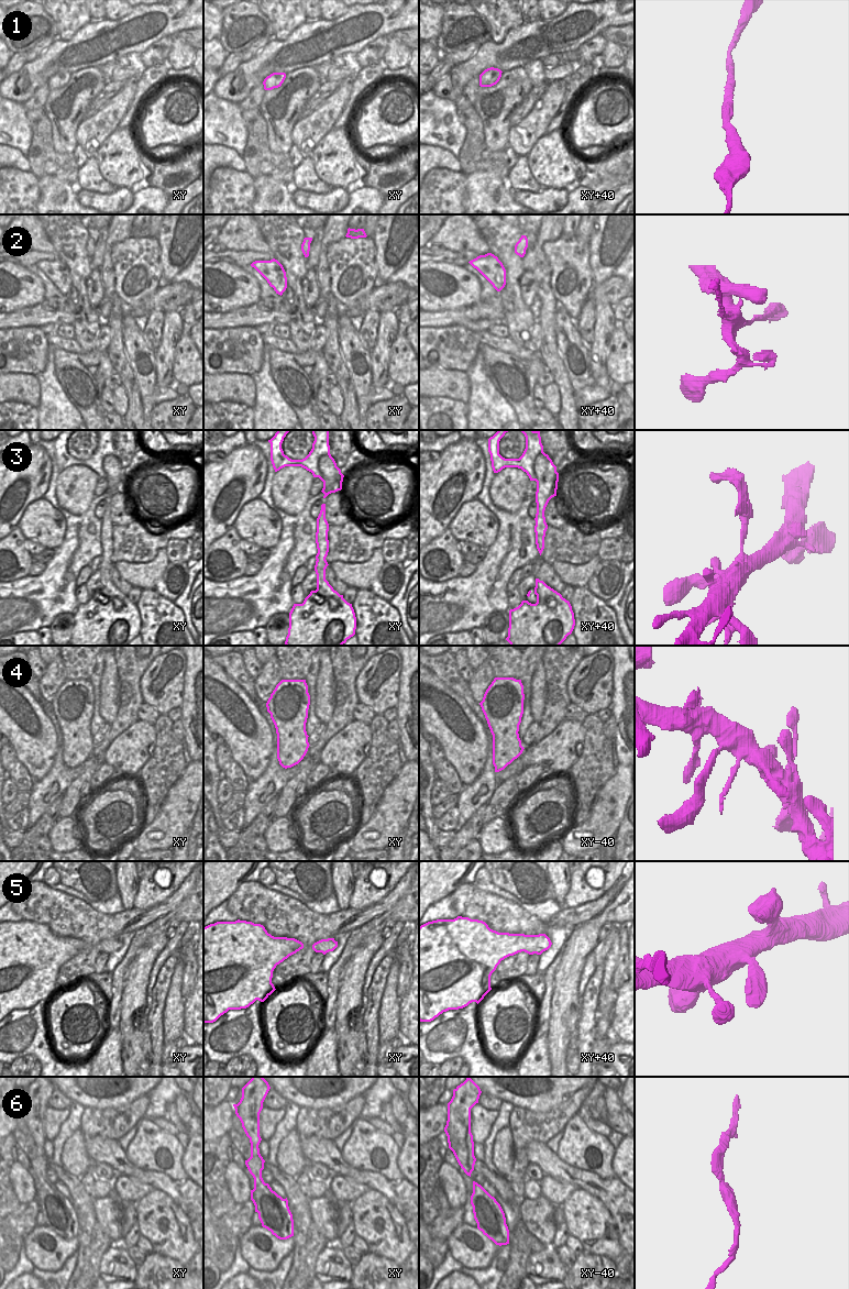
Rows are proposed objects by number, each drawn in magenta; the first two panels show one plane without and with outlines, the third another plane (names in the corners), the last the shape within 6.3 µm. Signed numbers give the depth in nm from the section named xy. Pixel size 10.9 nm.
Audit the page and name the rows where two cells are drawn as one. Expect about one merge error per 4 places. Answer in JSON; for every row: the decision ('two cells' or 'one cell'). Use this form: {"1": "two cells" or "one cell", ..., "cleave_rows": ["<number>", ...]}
{"1": "one cell", "2": "one cell", "3": "two cells", "4": "one cell", "5": "one cell", "6": "one cell", "cleave_rows": ["3"]}

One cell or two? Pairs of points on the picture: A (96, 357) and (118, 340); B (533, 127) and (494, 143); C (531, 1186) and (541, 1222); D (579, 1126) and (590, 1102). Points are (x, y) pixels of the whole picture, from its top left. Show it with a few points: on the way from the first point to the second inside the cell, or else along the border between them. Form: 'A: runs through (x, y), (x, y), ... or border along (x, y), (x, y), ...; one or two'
A: border along (106, 351), (114, 372); two
B: border along (510, 124), (507, 145); two
C: border along (540, 1194), (535, 1199), (525, 1198); two
D: border along (576, 1113), (584, 1117); two

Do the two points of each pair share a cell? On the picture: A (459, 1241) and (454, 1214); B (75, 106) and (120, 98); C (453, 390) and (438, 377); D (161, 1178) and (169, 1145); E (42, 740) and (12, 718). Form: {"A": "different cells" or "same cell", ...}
{"A": "different cells", "B": "different cells", "C": "same cell", "D": "different cells", "E": "same cell"}

